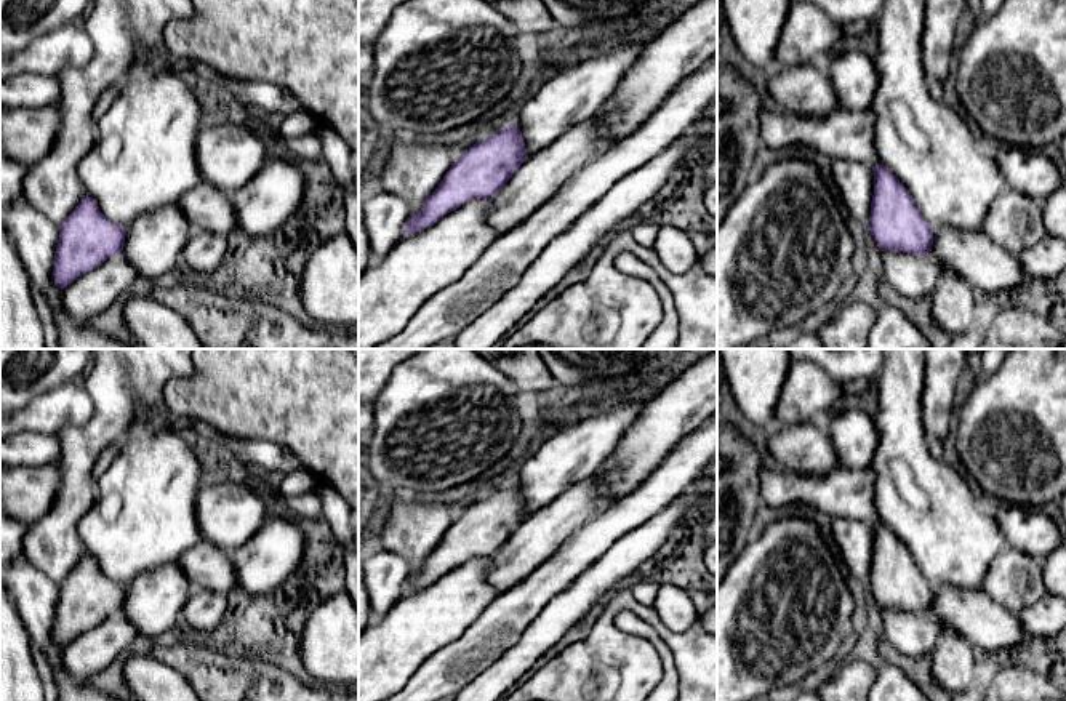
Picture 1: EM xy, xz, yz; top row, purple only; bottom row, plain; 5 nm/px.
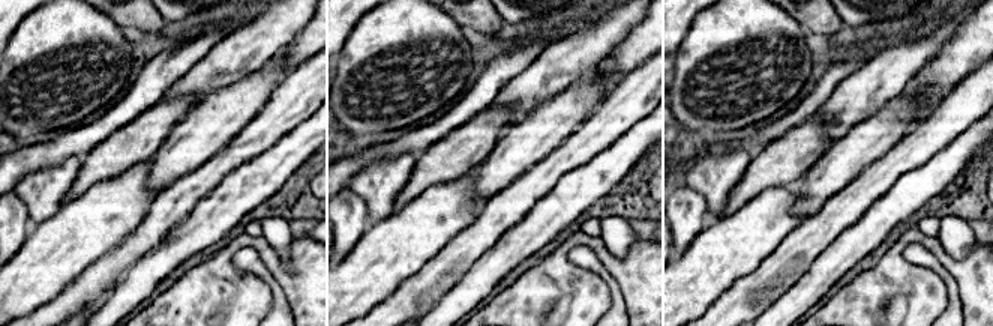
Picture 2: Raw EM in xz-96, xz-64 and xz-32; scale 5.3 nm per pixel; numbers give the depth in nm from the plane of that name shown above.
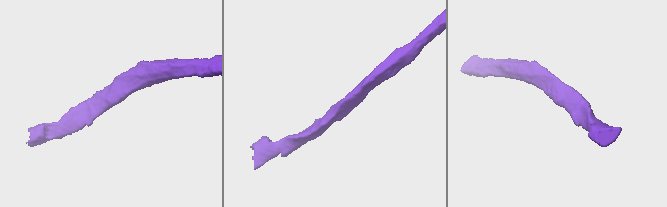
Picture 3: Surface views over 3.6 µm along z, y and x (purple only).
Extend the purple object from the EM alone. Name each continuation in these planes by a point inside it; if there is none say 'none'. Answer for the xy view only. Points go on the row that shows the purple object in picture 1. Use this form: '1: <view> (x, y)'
none

